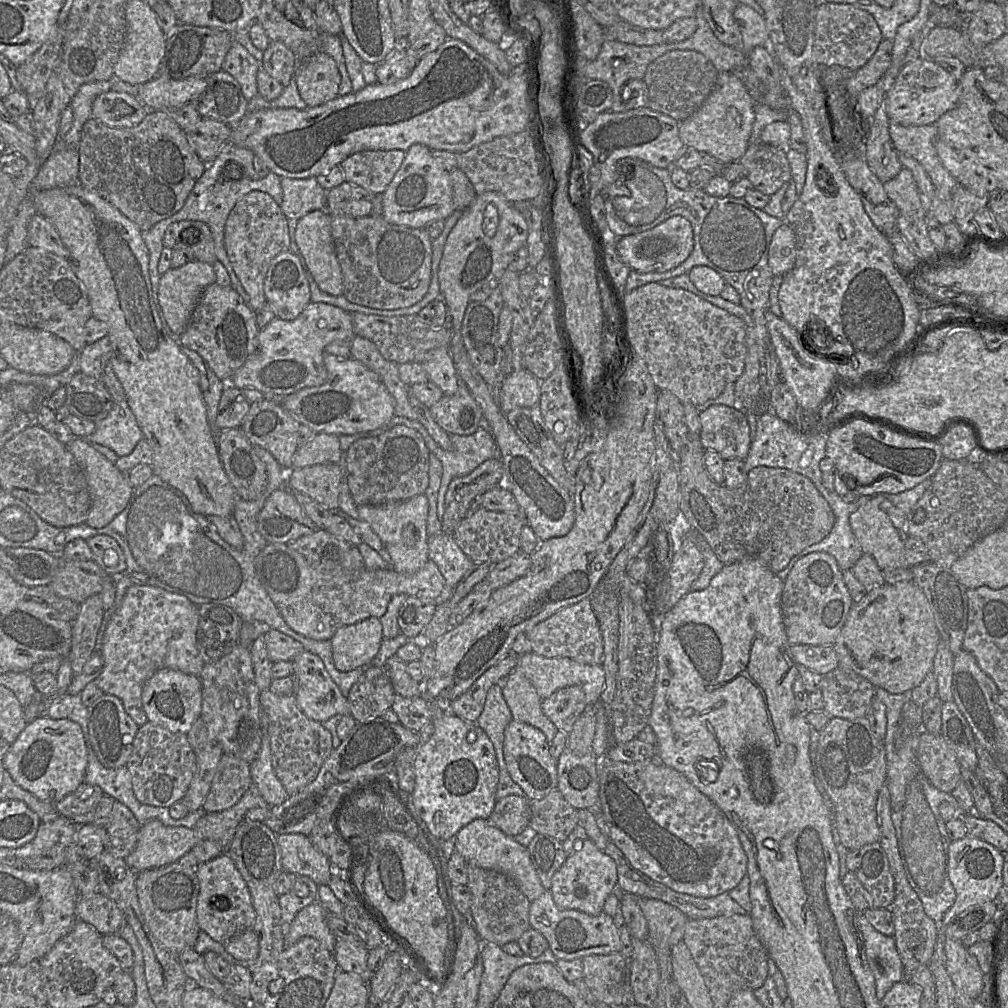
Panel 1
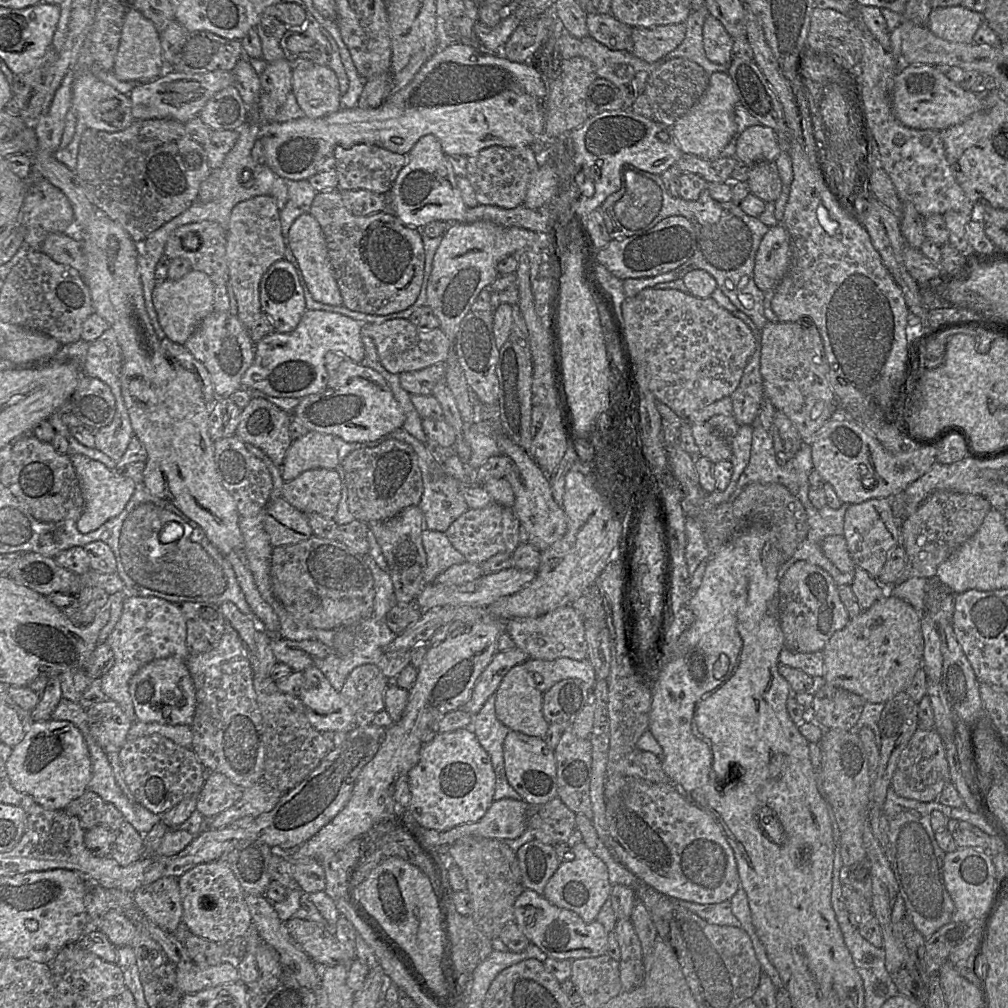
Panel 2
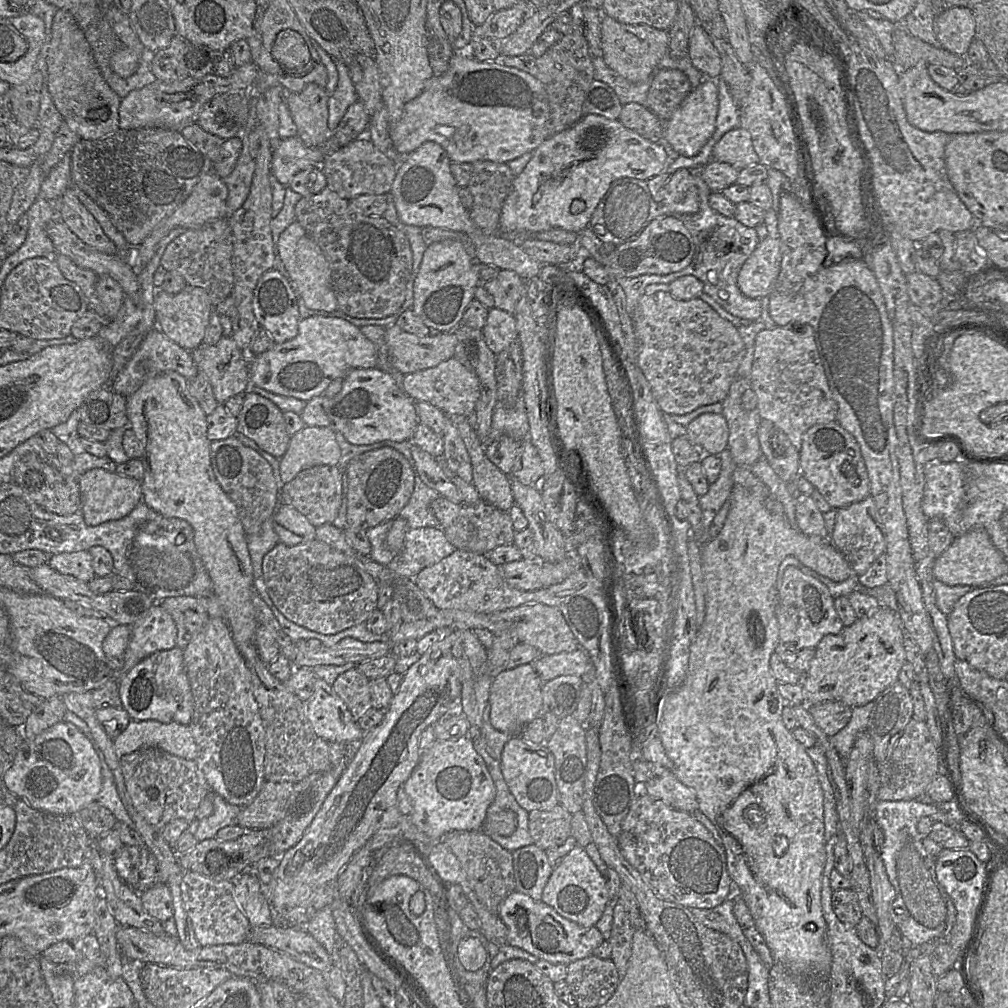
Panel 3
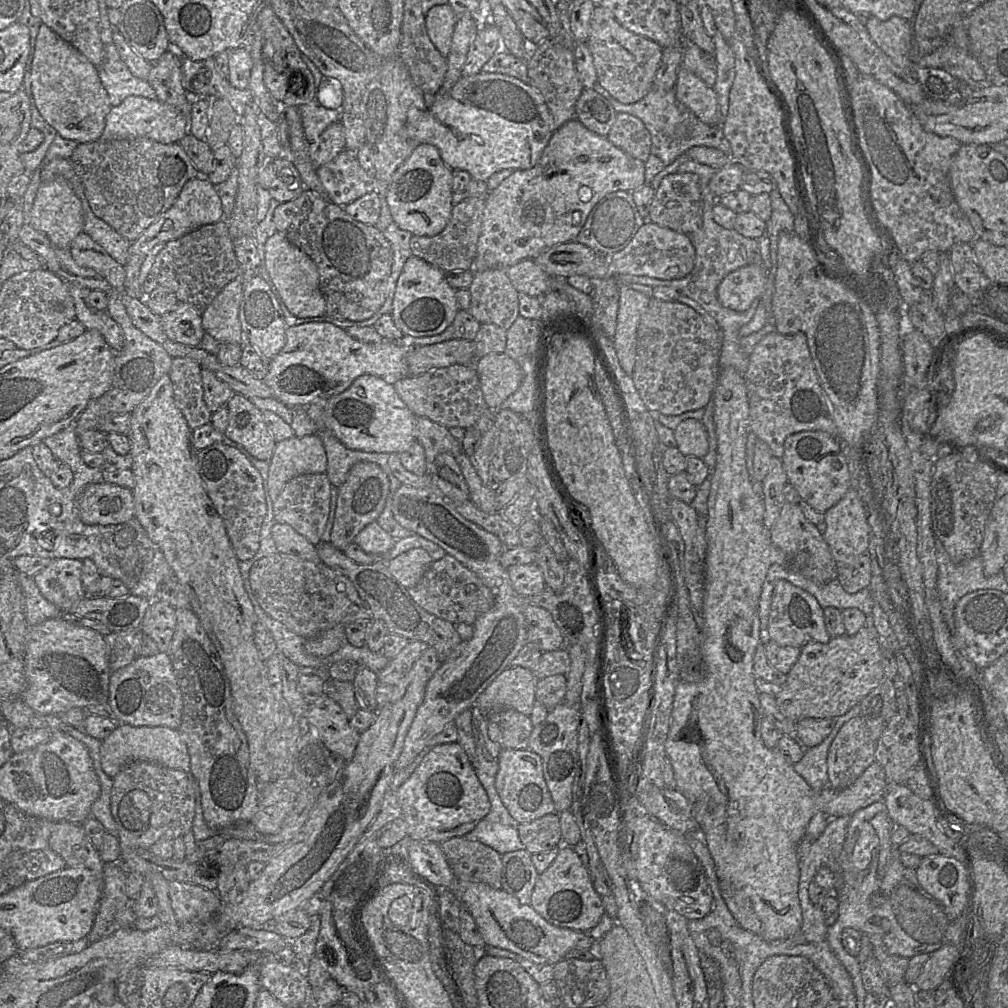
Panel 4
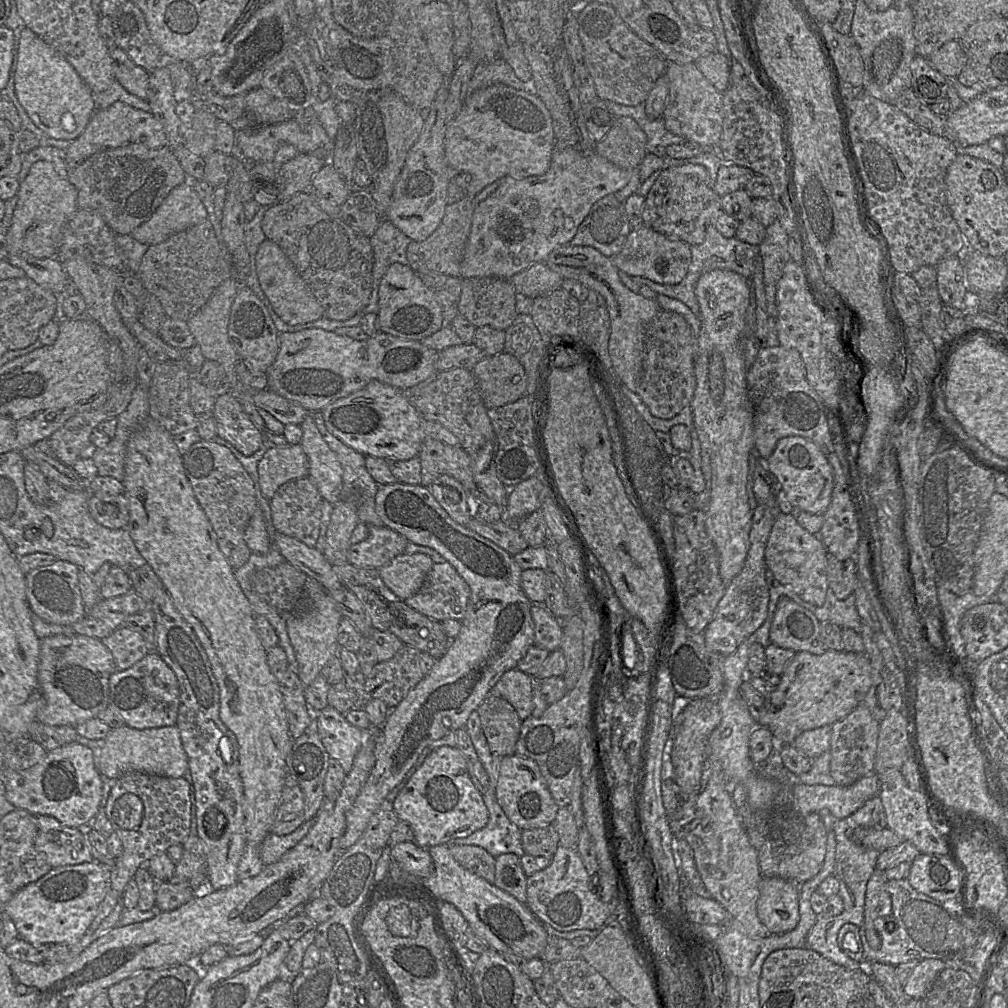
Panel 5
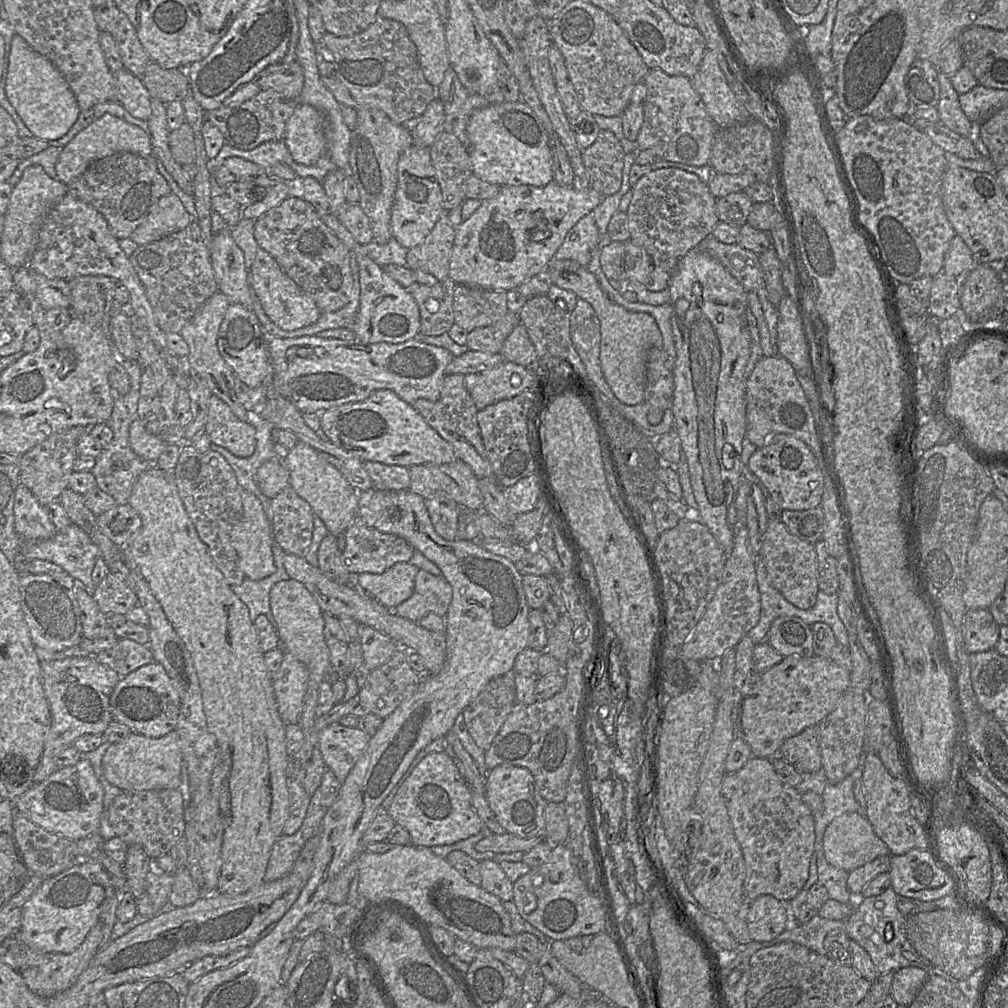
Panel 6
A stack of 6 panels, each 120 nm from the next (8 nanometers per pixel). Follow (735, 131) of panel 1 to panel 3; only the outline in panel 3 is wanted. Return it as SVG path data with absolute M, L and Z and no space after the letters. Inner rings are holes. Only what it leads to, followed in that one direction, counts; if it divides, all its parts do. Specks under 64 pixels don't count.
M705 79L698 87L693 88L665 123L664 139L679 156L691 157L697 155L710 139L715 130L718 104L716 80Z

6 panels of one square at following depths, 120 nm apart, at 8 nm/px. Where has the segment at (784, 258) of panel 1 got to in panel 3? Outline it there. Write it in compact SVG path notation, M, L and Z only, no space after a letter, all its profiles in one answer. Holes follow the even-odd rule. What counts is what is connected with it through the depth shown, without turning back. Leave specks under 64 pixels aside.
M779 237L760 240L739 271L737 286L742 294L752 299L769 296L780 272L781 258Z

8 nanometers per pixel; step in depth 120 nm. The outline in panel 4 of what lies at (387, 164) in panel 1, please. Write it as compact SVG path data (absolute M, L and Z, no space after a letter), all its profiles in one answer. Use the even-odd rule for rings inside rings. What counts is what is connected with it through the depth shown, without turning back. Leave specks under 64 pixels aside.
M353 150L340 151L316 173L327 199L343 207L375 189L375 178L361 167Z

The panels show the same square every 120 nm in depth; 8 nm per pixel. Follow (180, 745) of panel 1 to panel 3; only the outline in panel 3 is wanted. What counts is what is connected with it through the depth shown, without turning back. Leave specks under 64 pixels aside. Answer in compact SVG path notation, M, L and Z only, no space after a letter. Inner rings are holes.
M142 748L124 755L120 759L120 766L134 808L150 825L160 831L174 819L182 818L189 823L193 822L201 802L210 791L207 779L196 760L186 760L158 748Z

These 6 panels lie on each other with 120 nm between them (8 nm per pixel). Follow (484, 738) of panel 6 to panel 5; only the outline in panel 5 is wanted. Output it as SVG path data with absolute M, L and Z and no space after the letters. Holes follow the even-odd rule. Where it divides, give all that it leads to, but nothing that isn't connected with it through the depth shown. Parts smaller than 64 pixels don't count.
M488 694L476 711L489 749L500 756L515 753L522 720L504 698Z

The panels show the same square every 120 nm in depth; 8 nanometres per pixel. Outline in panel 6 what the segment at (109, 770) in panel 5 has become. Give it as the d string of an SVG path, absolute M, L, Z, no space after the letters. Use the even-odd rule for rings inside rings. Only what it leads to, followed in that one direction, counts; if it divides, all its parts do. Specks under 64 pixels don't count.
M174 730L158 738L131 731L124 739L111 743L103 755L102 768L109 783L126 792L178 789L181 785L182 761L179 737Z

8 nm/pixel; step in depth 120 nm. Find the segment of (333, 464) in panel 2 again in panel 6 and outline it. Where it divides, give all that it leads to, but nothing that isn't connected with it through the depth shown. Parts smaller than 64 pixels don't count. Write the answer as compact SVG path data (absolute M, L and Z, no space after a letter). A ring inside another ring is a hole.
M277 455L264 462L257 470L257 484L269 500L291 488L289 478L288 470L282 465L282 458Z

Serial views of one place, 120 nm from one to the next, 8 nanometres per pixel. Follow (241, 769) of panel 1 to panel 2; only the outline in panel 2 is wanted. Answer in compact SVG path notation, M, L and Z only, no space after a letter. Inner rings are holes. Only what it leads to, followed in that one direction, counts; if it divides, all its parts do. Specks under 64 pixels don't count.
M208 772L196 808L206 819L211 819L235 804L243 791L224 774Z

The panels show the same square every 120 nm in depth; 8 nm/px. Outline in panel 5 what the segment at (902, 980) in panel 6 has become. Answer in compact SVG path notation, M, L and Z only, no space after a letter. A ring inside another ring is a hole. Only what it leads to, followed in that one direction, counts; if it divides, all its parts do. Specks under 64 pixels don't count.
M924 959L915 966L903 984L905 994L912 1000L923 999L932 987L938 974L948 968L946 961Z

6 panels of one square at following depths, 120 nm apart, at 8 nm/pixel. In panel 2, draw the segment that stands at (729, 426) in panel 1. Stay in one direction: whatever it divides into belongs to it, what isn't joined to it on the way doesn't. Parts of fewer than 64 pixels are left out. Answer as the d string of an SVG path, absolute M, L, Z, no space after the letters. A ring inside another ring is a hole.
M708 422L703 423L691 423L692 433L695 442L699 449L701 456L707 457L713 464L719 461L728 460L731 457L730 441L721 437L714 432Z

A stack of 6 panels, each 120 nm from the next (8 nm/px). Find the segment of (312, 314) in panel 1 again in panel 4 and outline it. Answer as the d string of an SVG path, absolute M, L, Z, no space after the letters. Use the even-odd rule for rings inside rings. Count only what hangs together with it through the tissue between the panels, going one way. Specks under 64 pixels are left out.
M308 322L289 327L285 345L271 361L264 379L274 397L289 407L307 407L319 398L331 398L345 391L361 375L373 374L397 381L409 375L407 354L414 337L368 343L351 337L329 322Z

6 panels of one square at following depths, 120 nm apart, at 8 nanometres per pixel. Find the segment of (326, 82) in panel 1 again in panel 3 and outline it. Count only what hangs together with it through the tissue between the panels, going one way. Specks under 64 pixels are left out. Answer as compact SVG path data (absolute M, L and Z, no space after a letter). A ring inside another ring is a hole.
M307 84L299 92L285 92L298 135L306 146L320 146L330 136L328 98L325 87Z

